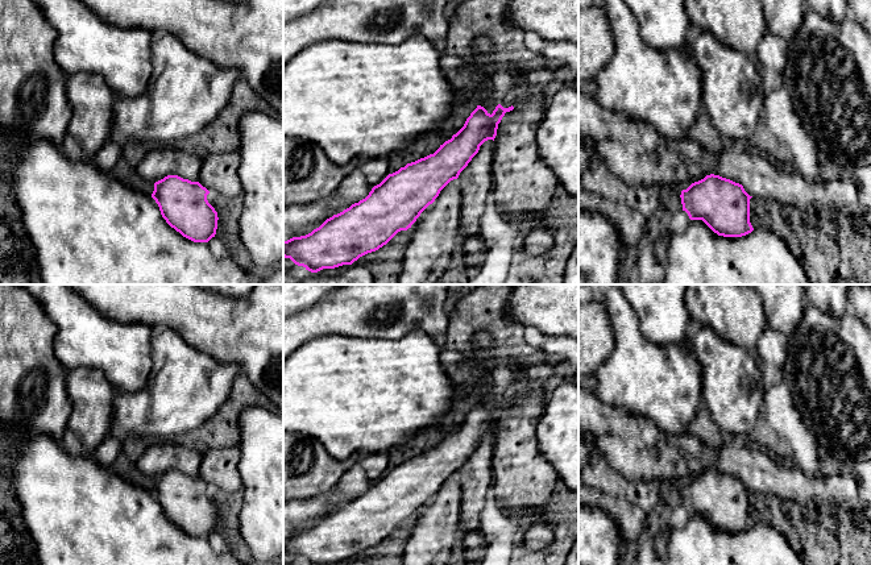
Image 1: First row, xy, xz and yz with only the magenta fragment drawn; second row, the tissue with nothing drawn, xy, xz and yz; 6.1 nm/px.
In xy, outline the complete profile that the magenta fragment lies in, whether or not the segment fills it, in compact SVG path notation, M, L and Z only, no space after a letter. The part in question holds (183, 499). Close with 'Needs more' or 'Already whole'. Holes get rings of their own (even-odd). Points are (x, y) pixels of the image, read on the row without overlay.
M167 470L154 478L152 493L171 523L194 537L208 537L216 529L219 515L217 507L207 495L208 489L210 486L199 477L191 477L178 470Z. Already whole

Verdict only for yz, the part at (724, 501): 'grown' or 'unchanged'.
unchanged

